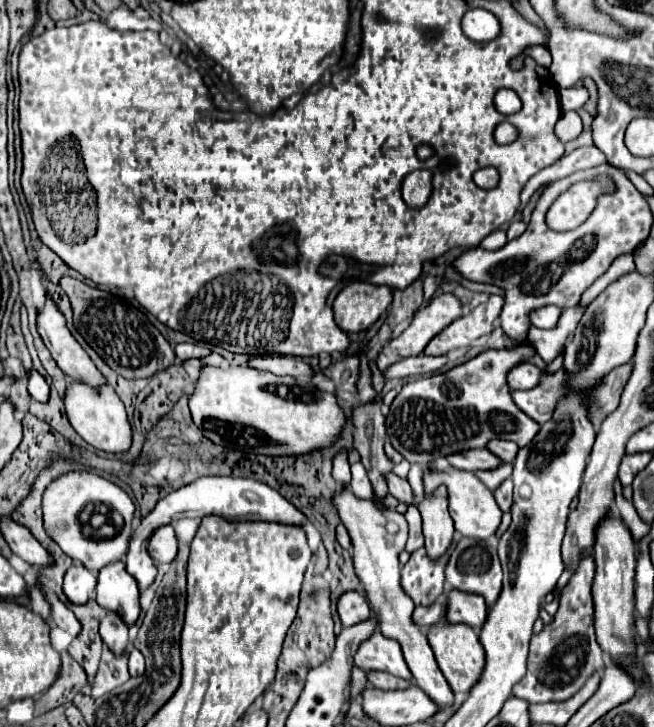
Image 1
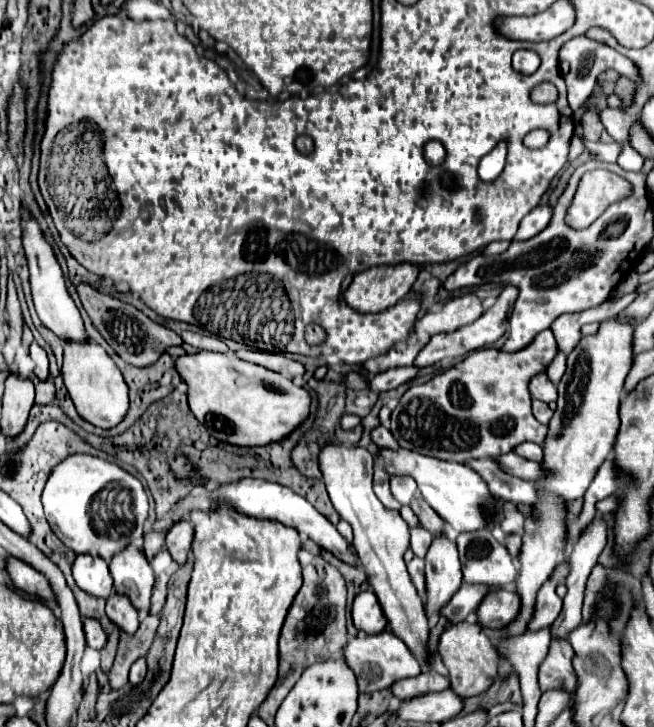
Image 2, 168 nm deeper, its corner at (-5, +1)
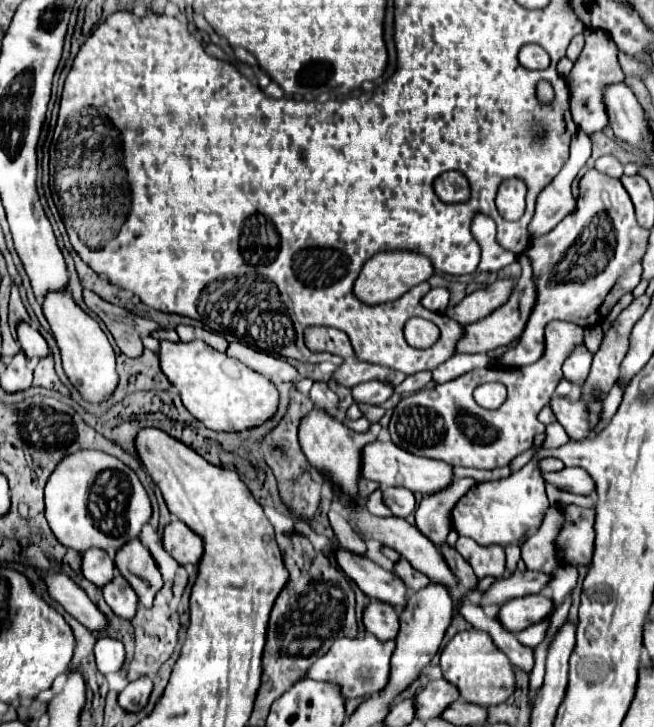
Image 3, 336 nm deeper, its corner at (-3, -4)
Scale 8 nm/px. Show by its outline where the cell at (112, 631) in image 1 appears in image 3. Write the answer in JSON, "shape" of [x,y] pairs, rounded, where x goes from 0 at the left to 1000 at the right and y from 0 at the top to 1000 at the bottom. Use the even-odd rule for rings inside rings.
{"shape":[[[177,791],[165,805],[159,805],[159,824],[168,832],[168,838],[187,849],[187,851],[202,851],[202,846],[208,846],[208,832],[211,832],[211,821],[202,813],[202,807],[196,802],[190,802],[187,791]]]}

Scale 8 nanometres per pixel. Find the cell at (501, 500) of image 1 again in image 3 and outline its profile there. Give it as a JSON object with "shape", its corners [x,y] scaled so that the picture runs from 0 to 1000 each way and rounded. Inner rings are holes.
{"shape":[[[780,747],[777,752],[771,752],[771,758],[774,758],[774,783],[786,785],[789,774],[795,769],[795,750],[792,747]]]}

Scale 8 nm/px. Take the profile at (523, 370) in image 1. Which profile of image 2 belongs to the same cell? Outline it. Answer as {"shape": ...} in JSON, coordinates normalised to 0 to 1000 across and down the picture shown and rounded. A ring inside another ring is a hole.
{"shape":[[[835,514],[817,517],[817,523],[810,525],[810,542],[813,542],[813,547],[829,550],[835,556],[853,550],[853,536],[850,536],[850,531],[841,525],[841,520]]]}

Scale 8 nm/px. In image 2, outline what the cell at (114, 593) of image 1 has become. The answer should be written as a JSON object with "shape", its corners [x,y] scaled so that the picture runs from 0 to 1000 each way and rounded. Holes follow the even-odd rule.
{"shape":[[[193,751],[168,770],[168,787],[174,795],[174,812],[193,817],[208,839],[229,836],[229,820],[235,806],[235,784],[217,754]]]}

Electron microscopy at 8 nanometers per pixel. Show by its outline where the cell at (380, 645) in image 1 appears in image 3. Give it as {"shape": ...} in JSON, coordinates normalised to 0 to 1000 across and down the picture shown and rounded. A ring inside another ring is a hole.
{"shape":[[[557,873],[544,879],[529,879],[529,876],[514,879],[505,895],[471,920],[468,931],[520,939],[526,959],[560,959],[575,950],[584,950],[587,939],[593,939],[599,898],[602,898],[602,882],[584,884],[572,873]]]}

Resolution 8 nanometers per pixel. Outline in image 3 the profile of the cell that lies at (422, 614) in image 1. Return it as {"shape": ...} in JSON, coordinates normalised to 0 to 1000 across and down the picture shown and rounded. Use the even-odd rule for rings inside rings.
{"shape":[[[789,783],[780,794],[755,799],[749,805],[749,810],[737,816],[734,835],[771,832],[777,824],[826,816],[832,810],[832,805],[838,802],[838,796],[841,796],[841,791],[826,788],[826,785],[792,785]]]}

